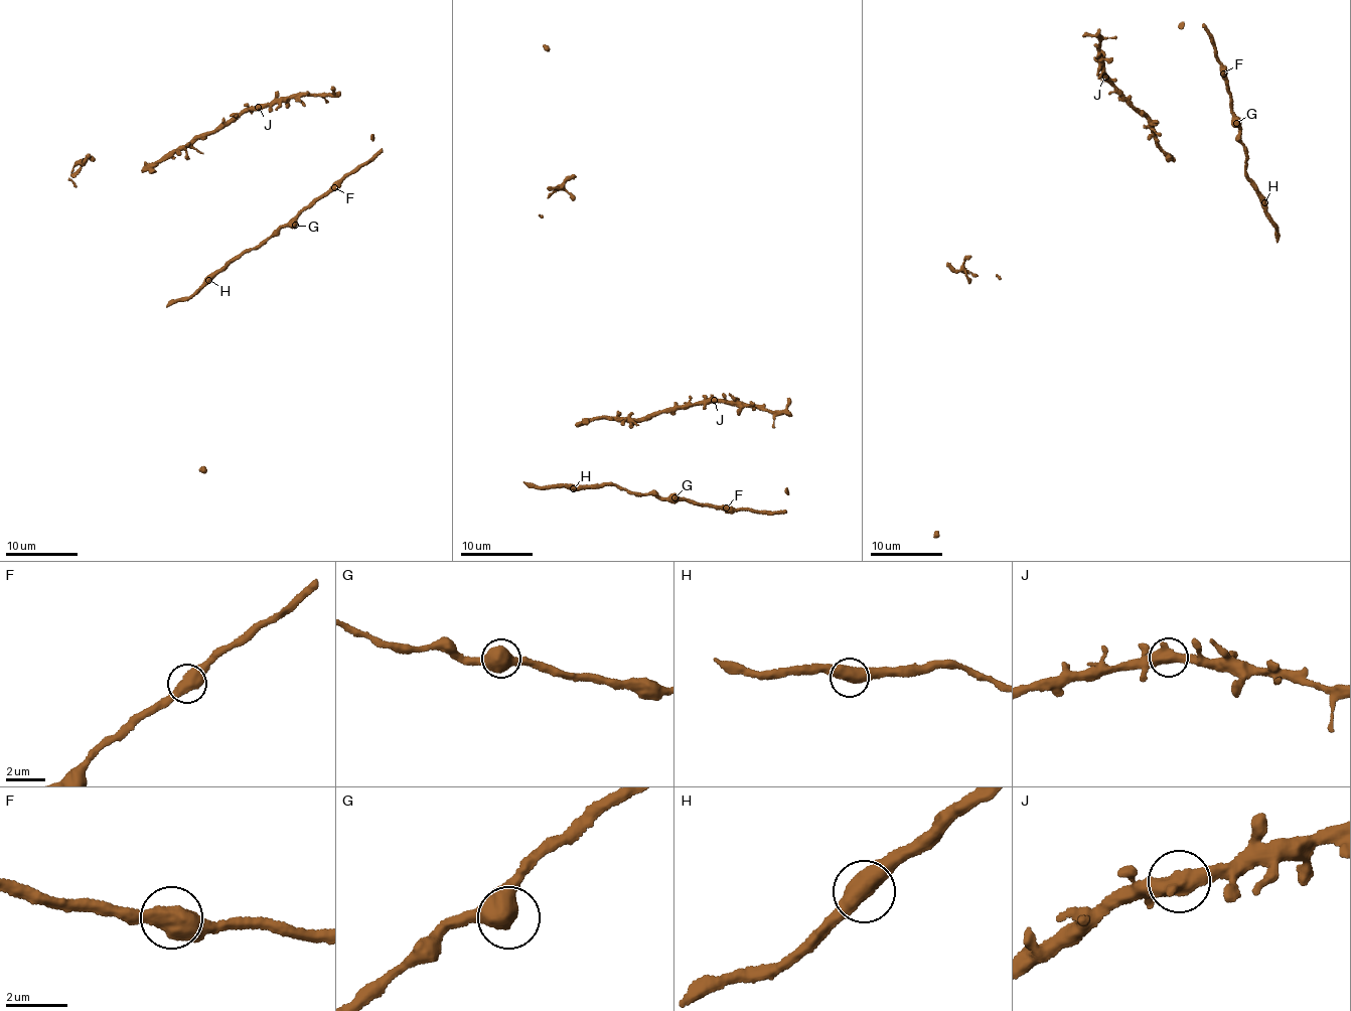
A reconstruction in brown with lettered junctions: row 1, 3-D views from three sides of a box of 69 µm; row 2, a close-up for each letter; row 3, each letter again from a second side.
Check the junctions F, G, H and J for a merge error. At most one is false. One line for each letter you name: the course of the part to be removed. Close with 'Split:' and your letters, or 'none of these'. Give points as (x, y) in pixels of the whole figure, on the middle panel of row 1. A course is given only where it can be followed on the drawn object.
Split: none of these

